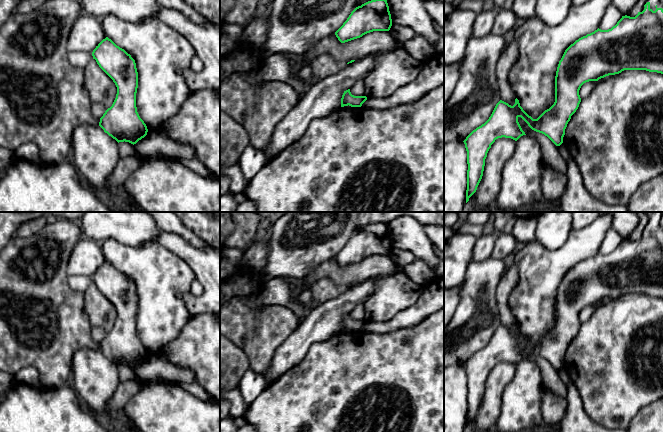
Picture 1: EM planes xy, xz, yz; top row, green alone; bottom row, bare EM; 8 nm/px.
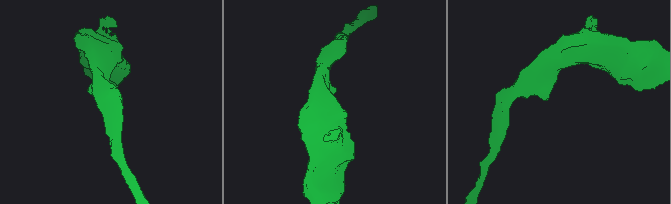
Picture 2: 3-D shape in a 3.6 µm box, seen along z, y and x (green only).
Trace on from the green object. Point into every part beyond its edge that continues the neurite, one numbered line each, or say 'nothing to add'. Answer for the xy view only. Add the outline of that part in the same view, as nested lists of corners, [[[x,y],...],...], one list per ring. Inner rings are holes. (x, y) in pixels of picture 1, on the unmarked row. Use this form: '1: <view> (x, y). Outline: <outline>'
nothing to add

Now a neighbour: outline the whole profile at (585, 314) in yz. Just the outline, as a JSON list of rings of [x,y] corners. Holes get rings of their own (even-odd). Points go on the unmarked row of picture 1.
[[[589,305],[584,307],[579,314],[580,322],[582,323],[588,321],[594,313],[594,311],[596,310],[596,308],[597,305]]]

